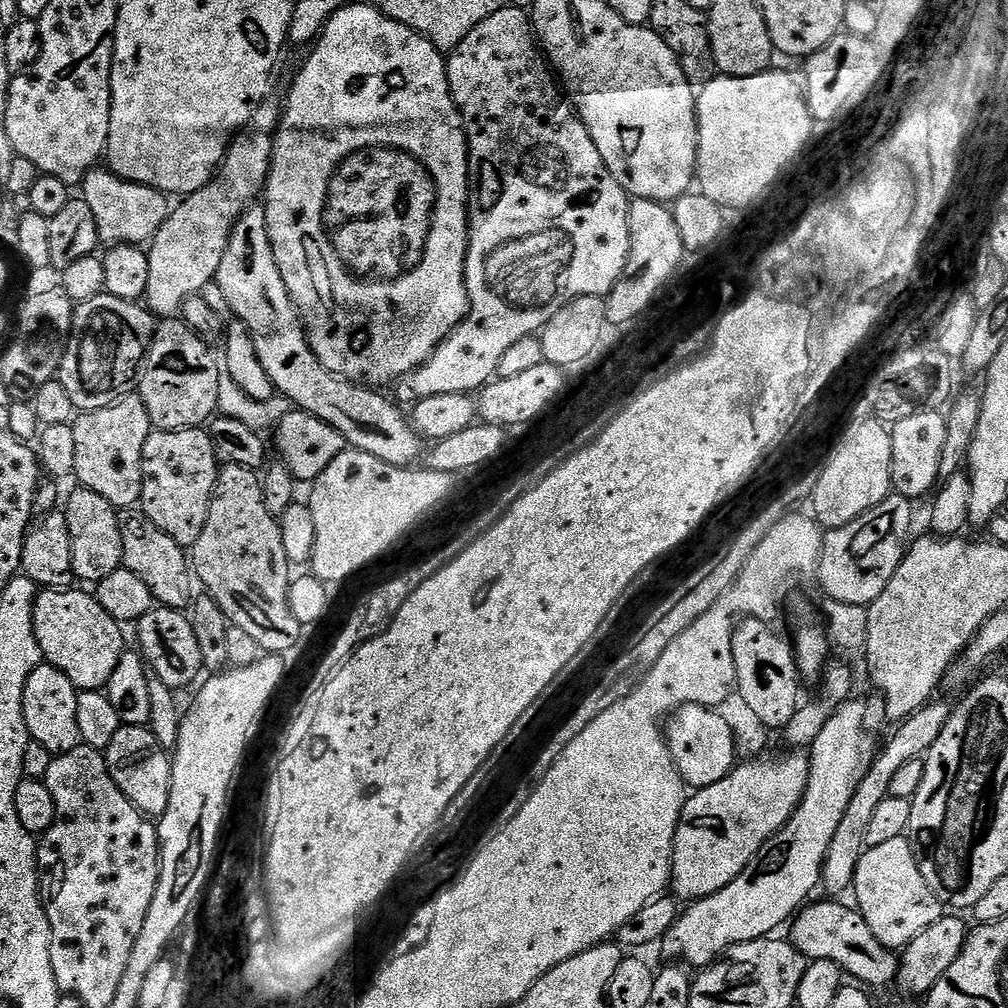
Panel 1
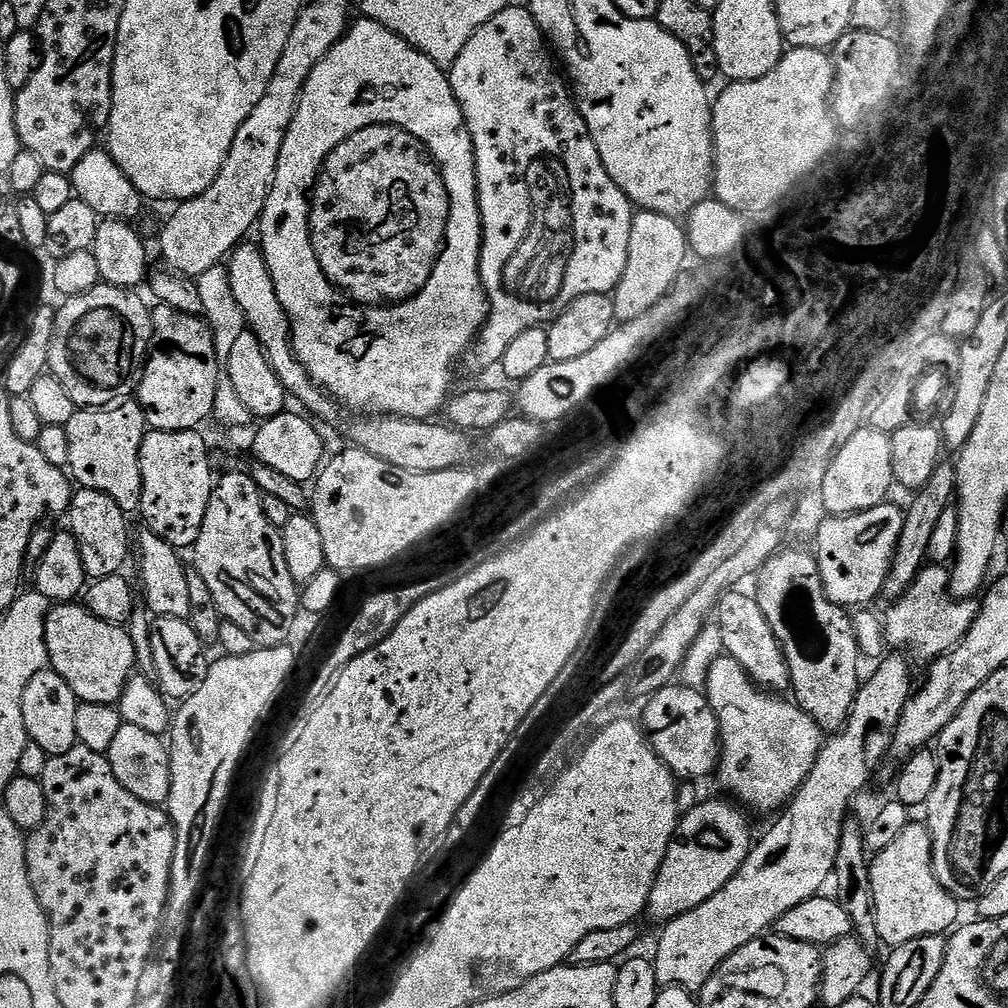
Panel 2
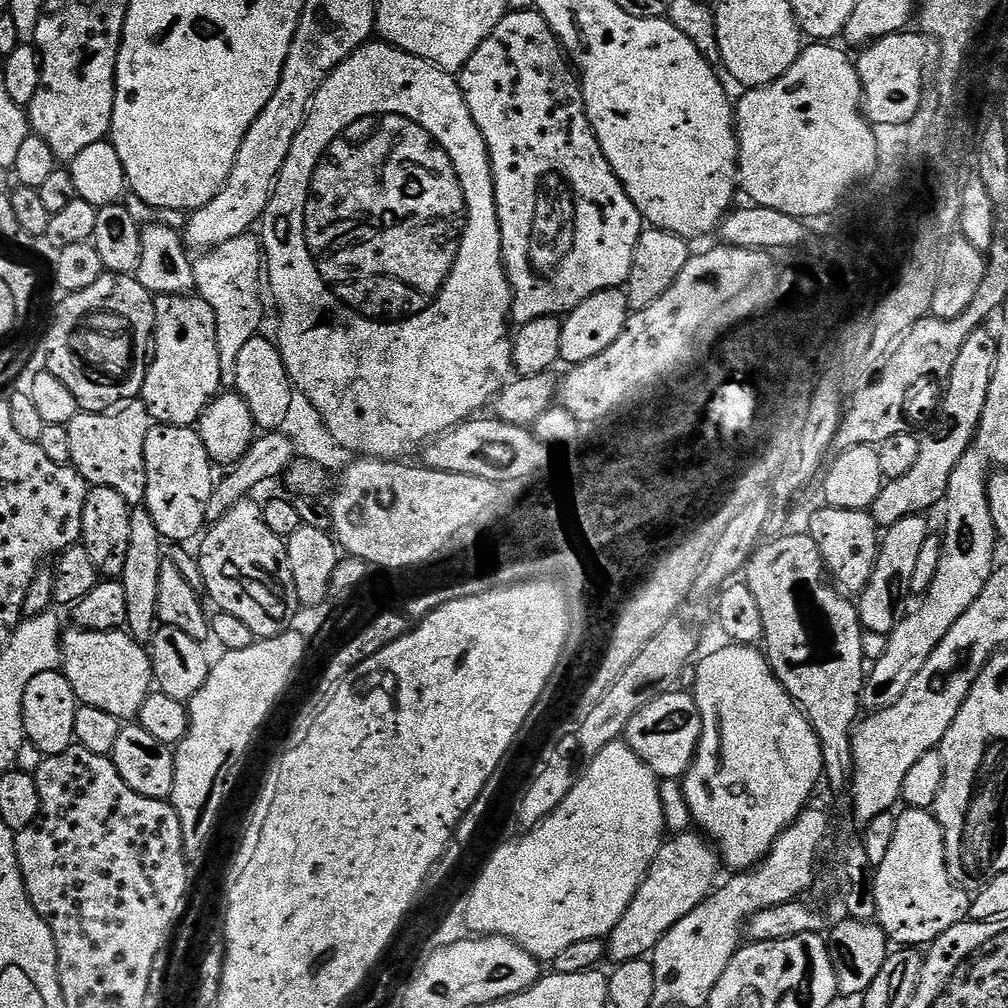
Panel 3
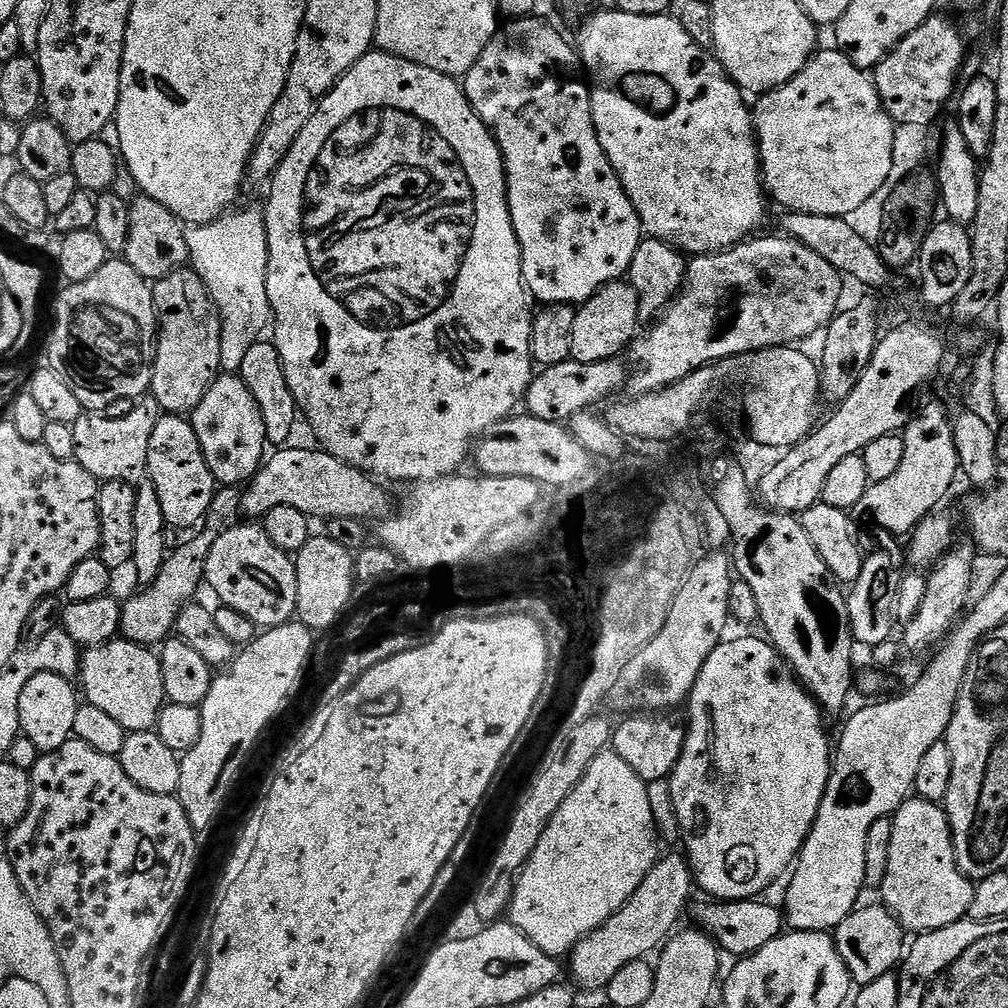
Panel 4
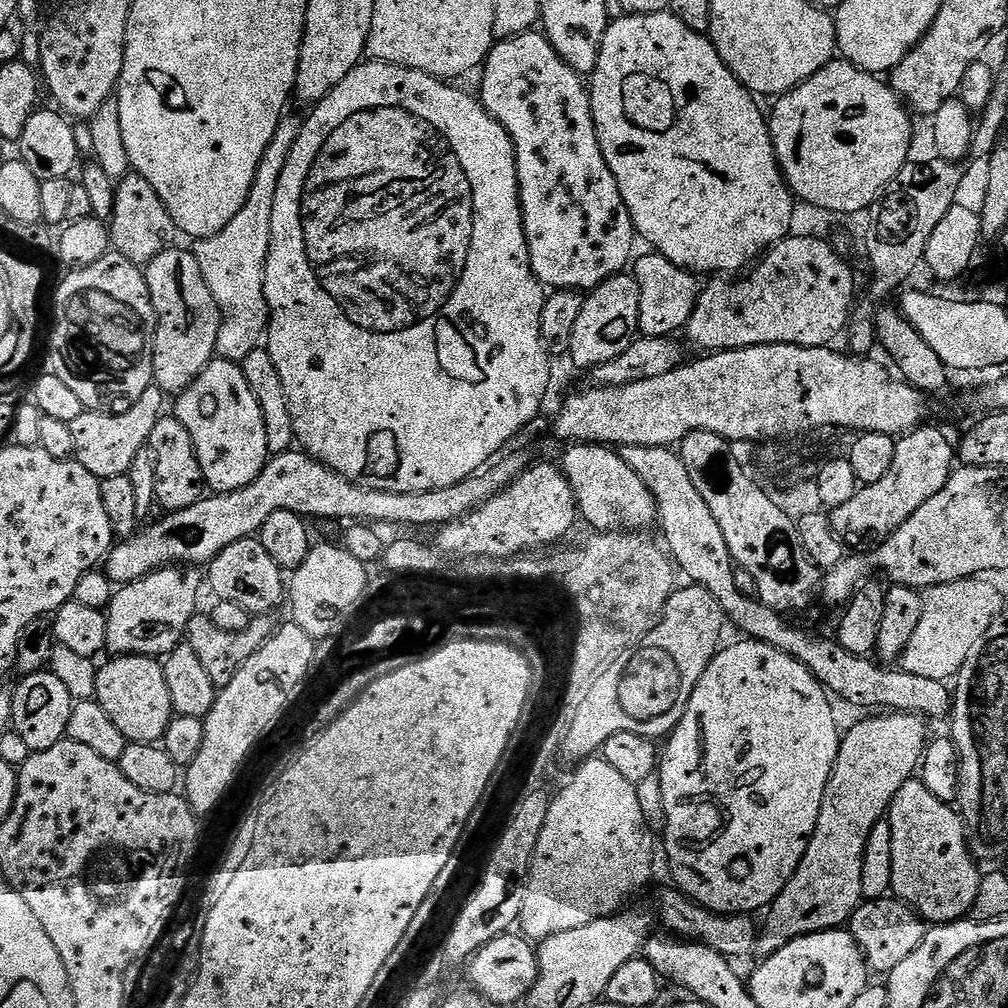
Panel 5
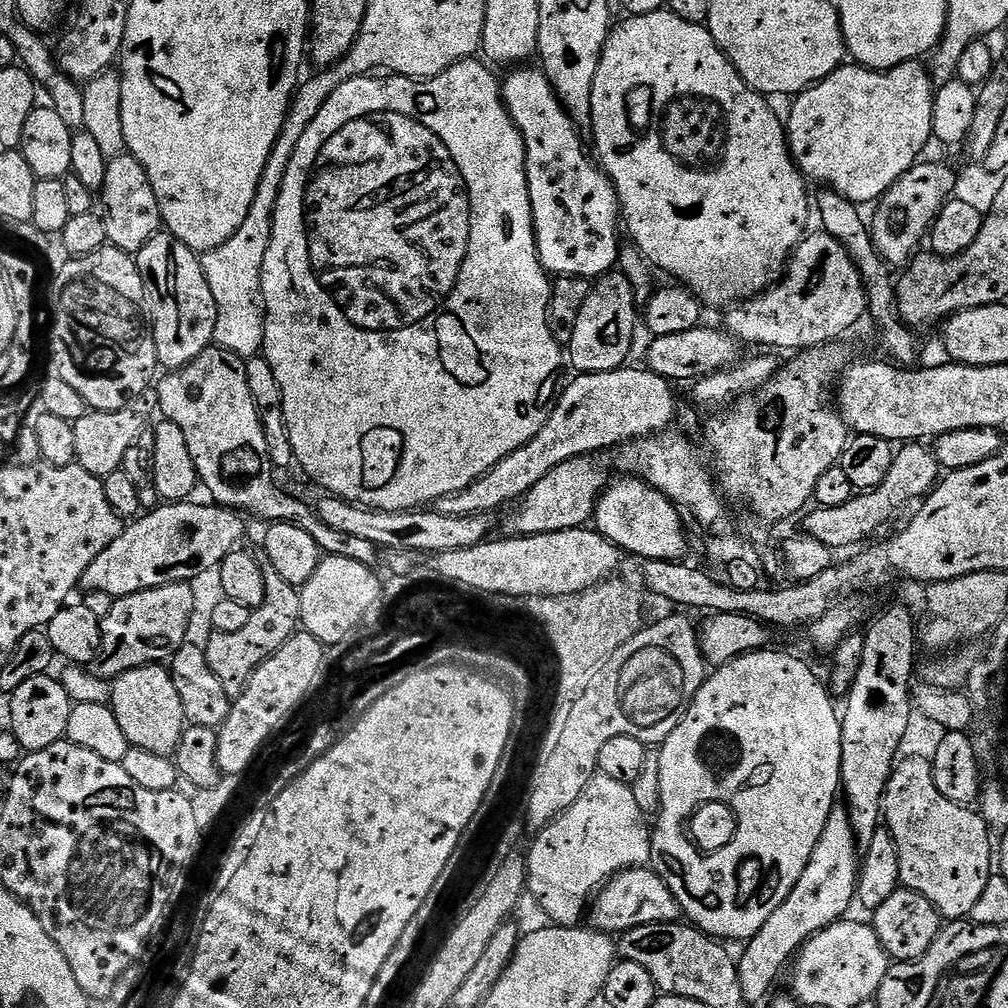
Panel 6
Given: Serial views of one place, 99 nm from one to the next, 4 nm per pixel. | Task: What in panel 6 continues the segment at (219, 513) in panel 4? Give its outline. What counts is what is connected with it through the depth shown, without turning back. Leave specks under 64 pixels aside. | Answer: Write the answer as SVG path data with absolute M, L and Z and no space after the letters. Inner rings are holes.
M185 582L167 584L166 586L151 588L146 591L139 591L138 594L130 594L117 597L110 608L106 618L101 621L103 642L100 645L100 652L90 665L90 671L96 677L109 682L115 680L131 669L140 668L142 665L163 663L171 659L186 641L188 626L194 612L196 596L192 590L193 585Z

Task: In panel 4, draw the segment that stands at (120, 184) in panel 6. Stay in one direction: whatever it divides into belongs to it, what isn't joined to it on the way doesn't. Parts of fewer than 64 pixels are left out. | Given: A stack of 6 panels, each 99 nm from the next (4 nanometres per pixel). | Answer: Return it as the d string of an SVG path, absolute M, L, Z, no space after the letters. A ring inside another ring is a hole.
M140 194L130 204L130 230L128 241L122 253L142 278L155 282L166 278L166 274L176 272L189 263L188 247L184 237L185 225L162 202L154 202L154 198Z

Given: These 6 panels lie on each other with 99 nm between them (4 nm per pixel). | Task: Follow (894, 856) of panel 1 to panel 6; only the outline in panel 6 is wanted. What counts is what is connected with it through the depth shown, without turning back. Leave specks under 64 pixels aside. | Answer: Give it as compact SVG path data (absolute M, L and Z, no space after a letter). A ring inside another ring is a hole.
M927 755L906 756L892 769L892 776L884 791L882 809L883 823L890 830L898 846L901 885L912 892L922 894L922 898L930 898L930 902L945 921L963 921L971 917L982 889L994 874L994 840L992 844L991 838L988 837L990 835L988 823L984 821L979 811L950 802L950 798L942 798L938 786L934 786L932 761Z

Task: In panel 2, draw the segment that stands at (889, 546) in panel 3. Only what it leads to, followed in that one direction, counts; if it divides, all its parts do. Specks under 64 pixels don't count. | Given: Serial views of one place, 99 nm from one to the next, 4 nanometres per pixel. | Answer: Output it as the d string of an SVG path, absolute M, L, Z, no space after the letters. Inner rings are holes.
M940 462L936 465L934 474L926 486L919 489L909 506L905 509L902 533L899 534L898 546L895 548L895 557L892 560L891 572L887 576L881 595L894 602L913 584L928 557L930 537L934 534L935 523L948 509L955 497L956 469L953 463Z

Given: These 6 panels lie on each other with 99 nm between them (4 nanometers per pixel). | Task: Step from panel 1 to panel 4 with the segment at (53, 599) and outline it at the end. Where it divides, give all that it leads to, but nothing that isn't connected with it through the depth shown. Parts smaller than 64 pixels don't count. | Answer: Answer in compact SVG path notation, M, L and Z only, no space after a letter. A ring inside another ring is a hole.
M117 638L111 640L109 644L100 644L97 648L87 649L82 656L78 684L82 689L83 699L89 704L98 706L98 710L110 714L110 718L114 718L114 722L118 722L118 726L122 726L125 733L153 731L166 703L159 655L151 647L136 644L125 638Z

